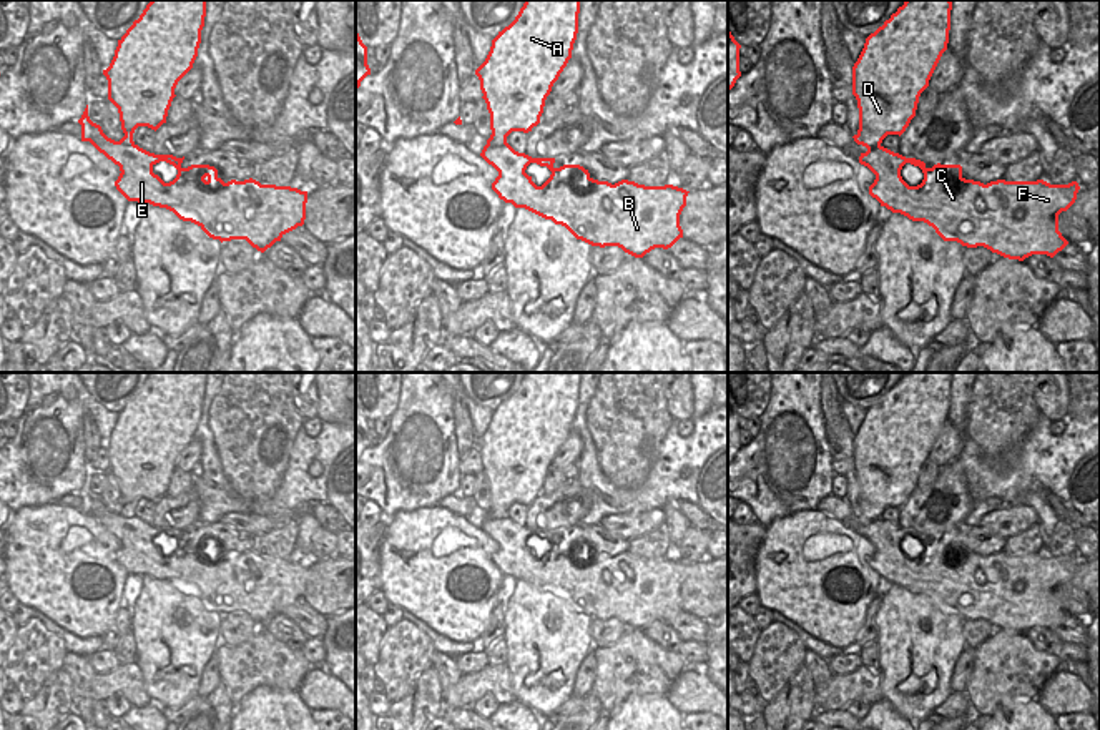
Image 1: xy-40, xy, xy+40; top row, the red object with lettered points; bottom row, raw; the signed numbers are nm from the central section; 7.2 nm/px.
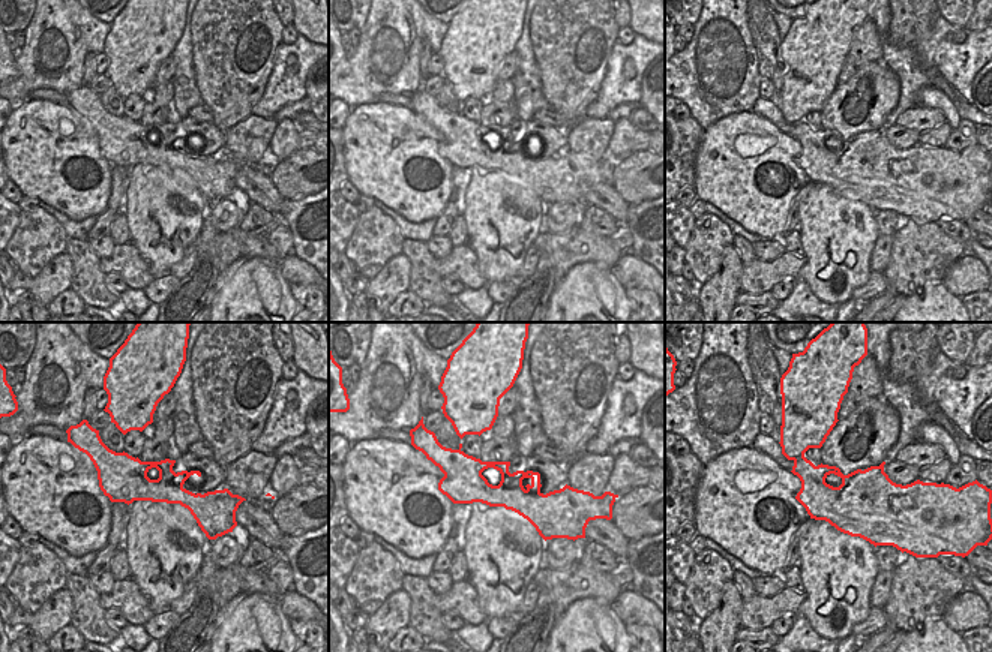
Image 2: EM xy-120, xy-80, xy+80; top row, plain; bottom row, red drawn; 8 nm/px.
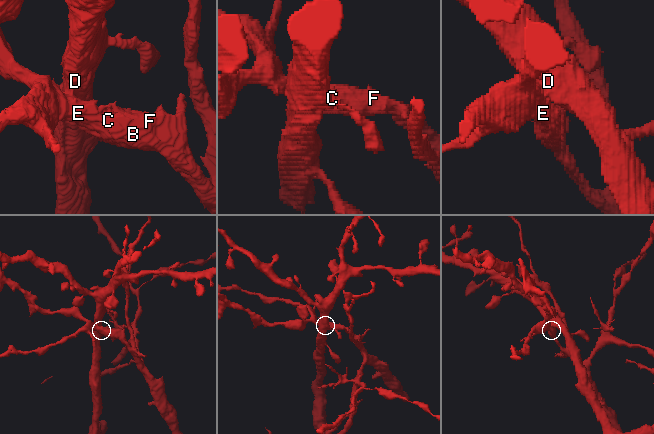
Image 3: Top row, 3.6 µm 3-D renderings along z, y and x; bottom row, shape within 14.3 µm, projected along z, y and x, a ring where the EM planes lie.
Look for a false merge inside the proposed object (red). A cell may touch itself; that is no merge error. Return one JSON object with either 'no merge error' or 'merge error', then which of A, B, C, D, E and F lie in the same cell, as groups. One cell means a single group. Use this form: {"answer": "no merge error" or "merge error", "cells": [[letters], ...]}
{"answer": "merge error", "cells": [["A", "D"], ["B", "C", "E", "F"]]}

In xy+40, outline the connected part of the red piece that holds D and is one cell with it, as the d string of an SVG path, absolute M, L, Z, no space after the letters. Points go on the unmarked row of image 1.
M906 372L889 392L866 411L852 439L852 467L859 481L857 517L881 519L887 507L902 507L916 489L921 466L949 416L950 372Z

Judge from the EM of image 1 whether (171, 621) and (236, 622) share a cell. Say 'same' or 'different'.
different

